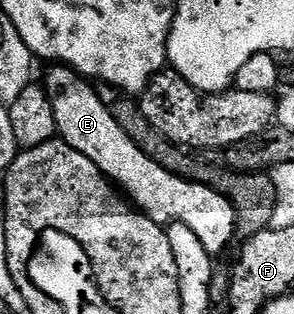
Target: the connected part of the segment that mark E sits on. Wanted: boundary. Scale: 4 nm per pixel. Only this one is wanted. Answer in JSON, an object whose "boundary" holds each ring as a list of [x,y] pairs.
{"boundary":[[[55,64],[51,69],[54,70],[47,75],[46,81],[44,80],[44,88],[48,99],[52,99],[52,111],[56,111],[58,137],[76,151],[80,151],[80,155],[88,155],[88,159],[92,159],[92,163],[96,163],[96,167],[100,167],[103,175],[110,178],[111,182],[133,202],[139,213],[146,214],[163,227],[175,222],[183,224],[189,230],[196,231],[196,239],[200,239],[200,243],[204,243],[204,251],[208,251],[211,255],[219,255],[218,253],[224,252],[229,247],[230,240],[236,237],[234,204],[228,199],[224,199],[224,195],[212,191],[206,185],[196,185],[192,181],[185,181],[164,171],[164,167],[160,167],[160,163],[156,163],[148,155],[144,155],[144,151],[140,151],[140,147],[136,147],[136,143],[132,143],[132,139],[128,139],[128,135],[124,135],[124,130],[120,128],[120,123],[116,123],[110,107],[101,102],[97,88],[87,78],[70,68],[69,65]]]}

